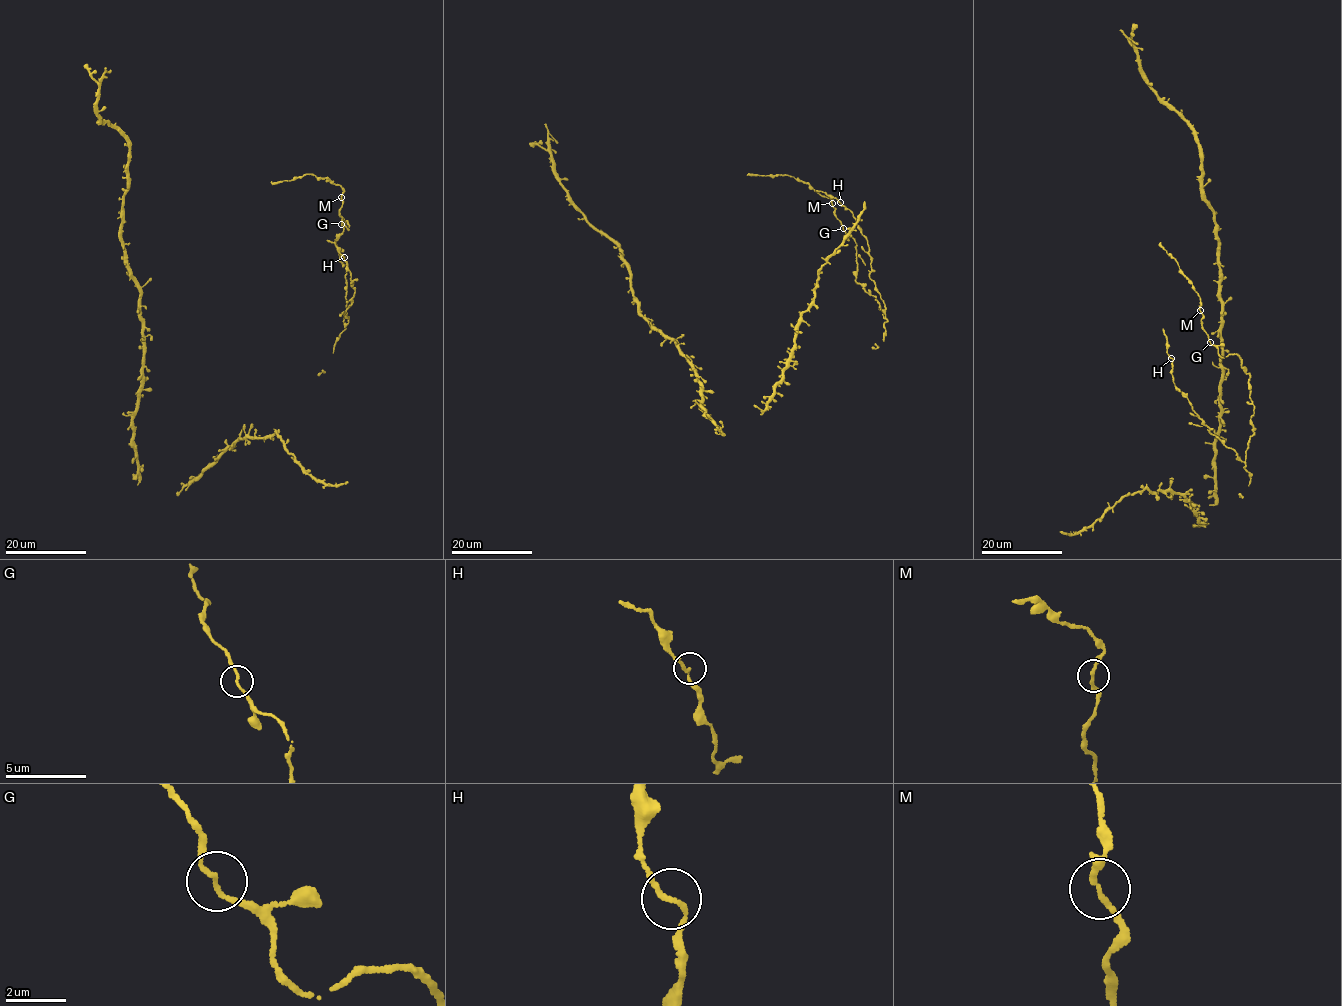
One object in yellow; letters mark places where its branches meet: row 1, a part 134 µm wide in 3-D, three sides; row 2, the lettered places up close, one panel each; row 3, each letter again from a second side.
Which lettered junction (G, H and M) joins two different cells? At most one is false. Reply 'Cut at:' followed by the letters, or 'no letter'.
Cut at: no letter

